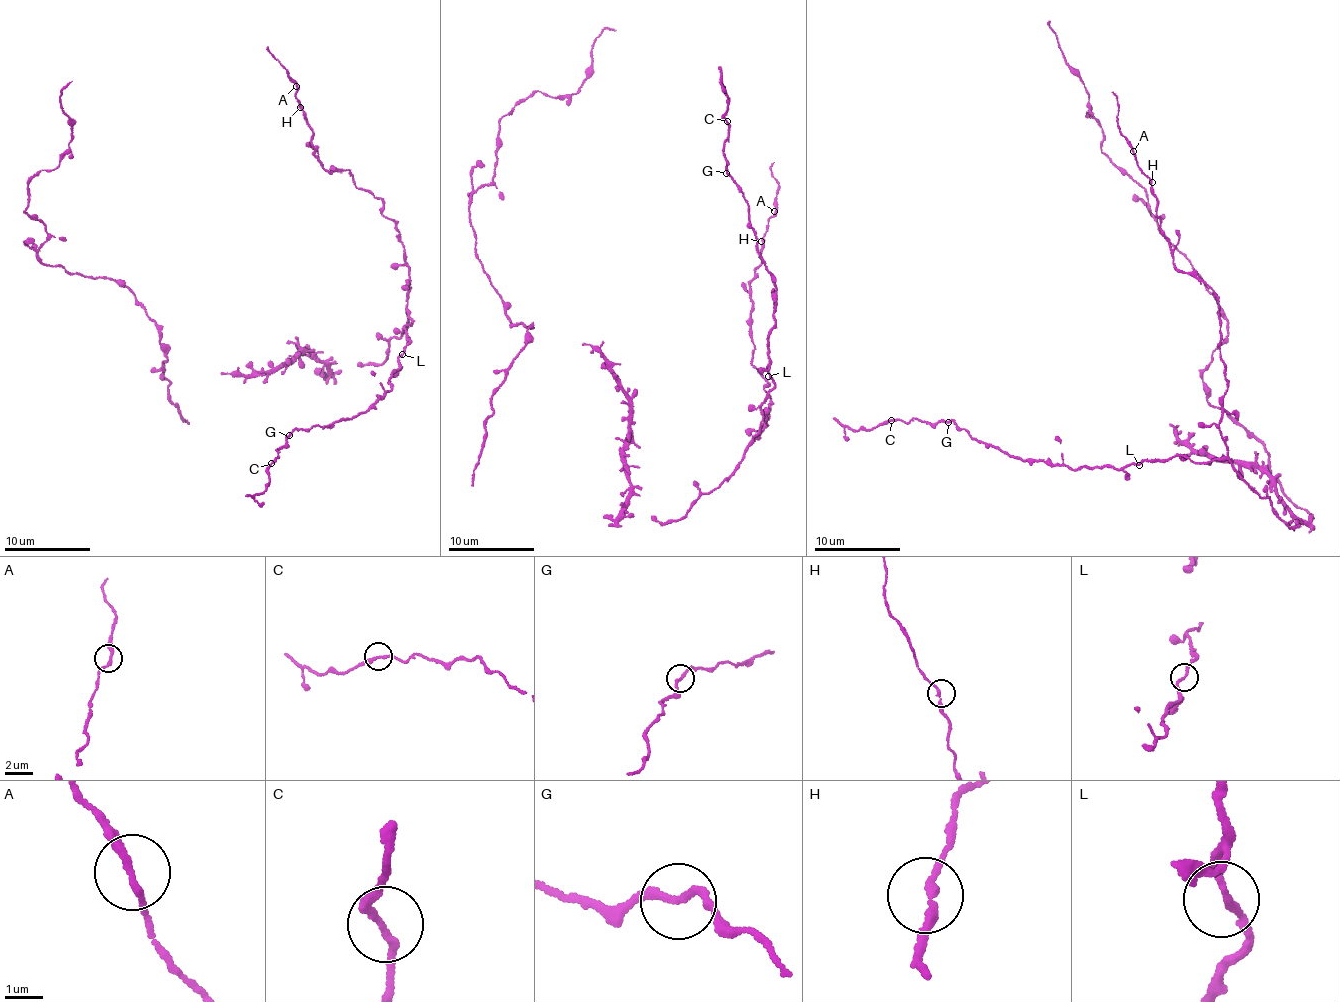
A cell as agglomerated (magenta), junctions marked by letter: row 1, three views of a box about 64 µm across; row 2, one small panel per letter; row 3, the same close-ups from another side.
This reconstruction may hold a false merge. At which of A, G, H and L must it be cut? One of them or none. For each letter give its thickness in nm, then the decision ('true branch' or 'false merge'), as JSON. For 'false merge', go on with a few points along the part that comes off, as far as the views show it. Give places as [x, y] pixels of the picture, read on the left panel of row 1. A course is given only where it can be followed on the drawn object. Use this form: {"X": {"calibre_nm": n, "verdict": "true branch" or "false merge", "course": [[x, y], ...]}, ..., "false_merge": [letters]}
{"A": {"calibre_nm": 190, "verdict": "true branch"}, "G": {"calibre_nm": 190, "verdict": "false merge", "course": [[290, 436], [275, 451], [278, 456], [267, 469], [269, 481], [264, 491], [254, 497], [245, 496]]}, "H": {"calibre_nm": 180, "verdict": "true branch"}, "L": {"calibre_nm": 180, "verdict": "true branch"}, "false_merge": ["G"]}

